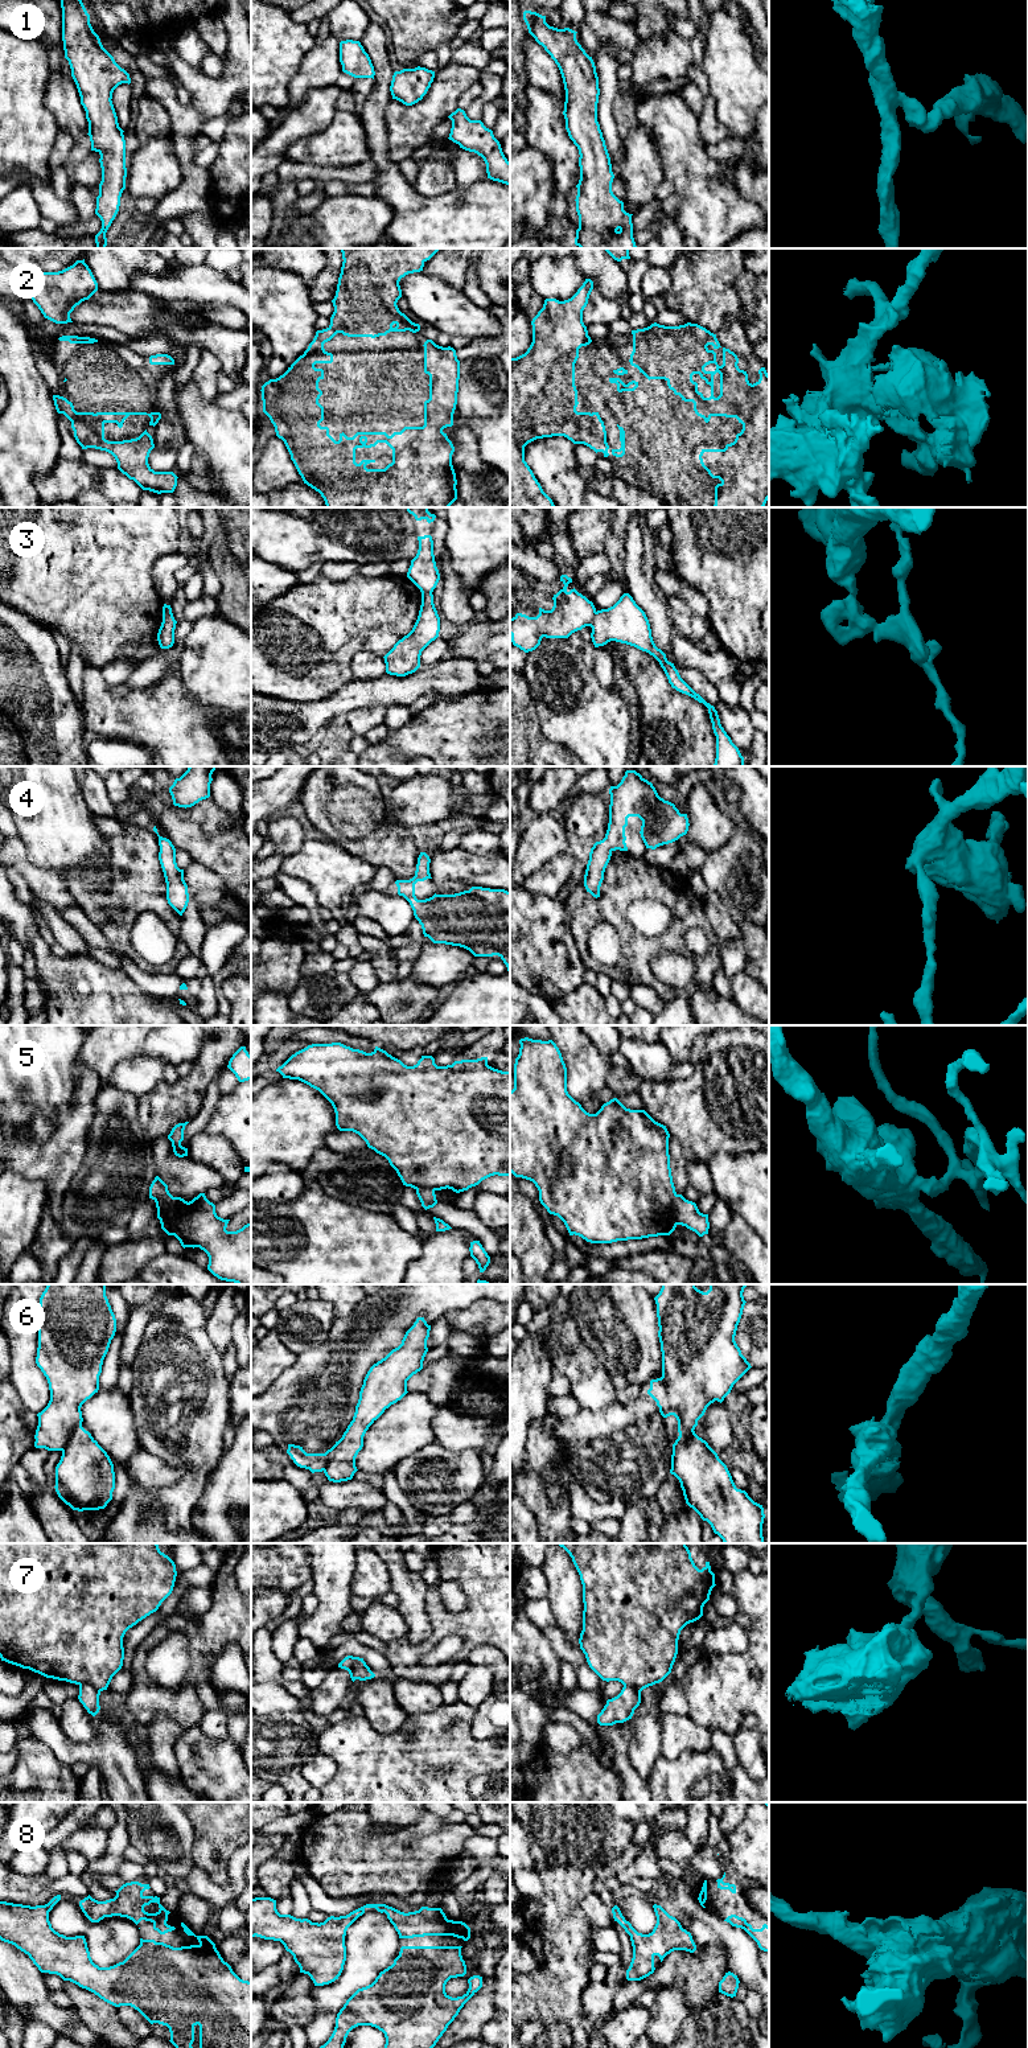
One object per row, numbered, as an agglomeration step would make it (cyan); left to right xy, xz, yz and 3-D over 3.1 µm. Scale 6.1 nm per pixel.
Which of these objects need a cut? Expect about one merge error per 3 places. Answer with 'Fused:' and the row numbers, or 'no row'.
Fused: 3, 5, 6, 7

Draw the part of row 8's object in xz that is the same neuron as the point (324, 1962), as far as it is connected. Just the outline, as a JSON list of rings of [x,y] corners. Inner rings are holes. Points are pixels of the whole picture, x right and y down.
[[[271,1897],[251,1899],[251,1937],[280,1941],[285,1950],[293,1956],[300,1973],[308,1974],[314,1986],[324,1986],[338,1979],[346,1961],[345,1936],[348,1928],[365,1913],[366,1908],[375,1908],[386,1913],[394,1925],[399,1938],[414,1938],[424,1936],[453,1936],[468,1941],[470,1928],[462,1921],[448,1920],[441,1908],[422,1907],[415,1912],[400,1912],[386,1904],[366,1904],[346,1916],[328,1917],[324,1922],[312,1922],[308,1919],[296,1919],[291,1915],[280,1915],[276,1909],[276,1900]]]

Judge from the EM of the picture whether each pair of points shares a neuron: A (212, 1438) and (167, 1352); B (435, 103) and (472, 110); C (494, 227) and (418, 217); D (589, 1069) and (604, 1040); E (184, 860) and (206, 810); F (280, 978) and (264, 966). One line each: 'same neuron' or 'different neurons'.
A: same neuron
B: different neurons
C: same neuron
D: different neurons
E: different neurons
F: same neuron

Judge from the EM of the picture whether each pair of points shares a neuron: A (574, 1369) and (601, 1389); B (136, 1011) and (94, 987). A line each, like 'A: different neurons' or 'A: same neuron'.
A: same neuron
B: same neuron

